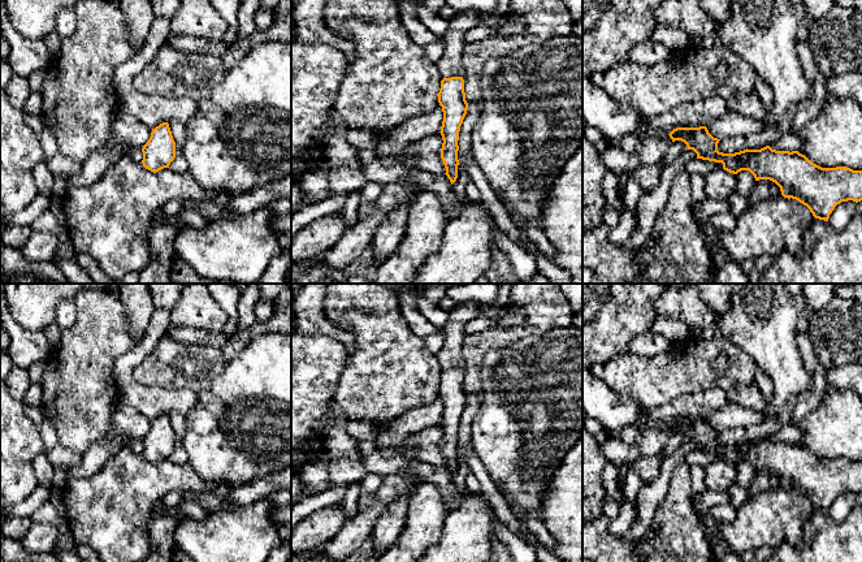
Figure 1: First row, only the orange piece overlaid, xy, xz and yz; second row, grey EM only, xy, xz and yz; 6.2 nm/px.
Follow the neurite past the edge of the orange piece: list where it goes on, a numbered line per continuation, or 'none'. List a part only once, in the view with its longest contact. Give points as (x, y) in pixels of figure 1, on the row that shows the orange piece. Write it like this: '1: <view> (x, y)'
1: xz (450, 64)

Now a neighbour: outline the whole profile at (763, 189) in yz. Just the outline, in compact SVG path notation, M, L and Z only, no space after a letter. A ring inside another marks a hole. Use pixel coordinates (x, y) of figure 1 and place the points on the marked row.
M759 180L748 195L749 204L757 204L767 199L781 196L780 187L770 180Z

